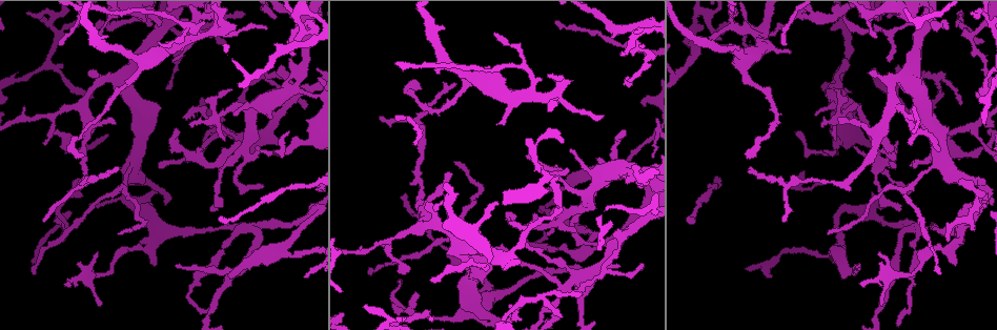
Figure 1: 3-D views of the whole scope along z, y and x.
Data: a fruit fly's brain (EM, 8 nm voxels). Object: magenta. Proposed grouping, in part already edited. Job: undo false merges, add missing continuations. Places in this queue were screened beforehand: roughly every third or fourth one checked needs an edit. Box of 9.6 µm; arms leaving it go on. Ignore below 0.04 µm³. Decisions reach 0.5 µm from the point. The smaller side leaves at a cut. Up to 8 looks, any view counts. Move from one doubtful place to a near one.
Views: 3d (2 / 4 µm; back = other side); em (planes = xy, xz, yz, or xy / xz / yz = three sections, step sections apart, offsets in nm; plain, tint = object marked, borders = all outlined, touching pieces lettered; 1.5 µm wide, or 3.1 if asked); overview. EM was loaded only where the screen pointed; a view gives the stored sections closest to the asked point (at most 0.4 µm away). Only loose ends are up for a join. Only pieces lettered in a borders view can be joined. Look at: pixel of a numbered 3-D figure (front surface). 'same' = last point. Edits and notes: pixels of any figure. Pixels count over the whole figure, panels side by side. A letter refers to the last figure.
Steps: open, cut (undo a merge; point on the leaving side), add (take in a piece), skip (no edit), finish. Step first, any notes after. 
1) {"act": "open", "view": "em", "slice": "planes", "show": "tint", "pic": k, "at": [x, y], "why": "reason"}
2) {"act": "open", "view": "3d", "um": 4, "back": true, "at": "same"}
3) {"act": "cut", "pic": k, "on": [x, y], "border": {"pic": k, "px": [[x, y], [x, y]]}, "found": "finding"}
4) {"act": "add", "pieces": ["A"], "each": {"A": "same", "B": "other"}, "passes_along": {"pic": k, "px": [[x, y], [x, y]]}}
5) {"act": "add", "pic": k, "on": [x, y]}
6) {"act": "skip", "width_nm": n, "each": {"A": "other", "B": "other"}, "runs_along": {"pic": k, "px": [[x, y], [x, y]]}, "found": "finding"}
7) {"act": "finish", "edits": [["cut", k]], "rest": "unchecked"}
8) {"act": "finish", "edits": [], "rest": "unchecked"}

{"act": "open", "view": "3d", "um": 4, "pic": 1, "at": [430, 313]}

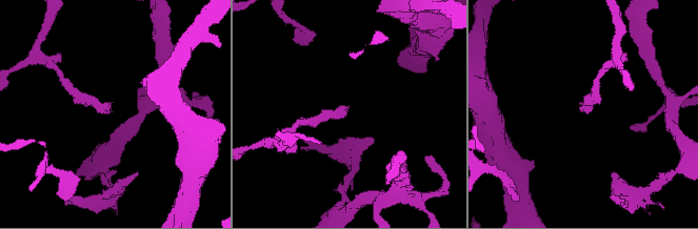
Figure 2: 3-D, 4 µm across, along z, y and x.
{"act": "open", "view": "em", "slice": "planes", "show": "borders", "pic": 2, "at": [346, 109]}

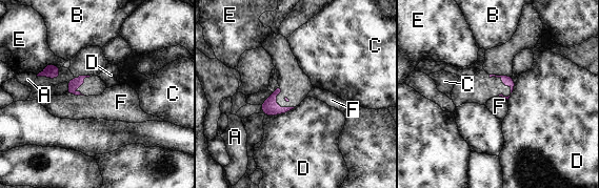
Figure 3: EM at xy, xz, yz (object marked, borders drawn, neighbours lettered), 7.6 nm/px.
{"act": "skip", "each": {"A": "other", "B": "other", "C": "other", "D": "other", "E": "other", "F": "other"}, "border": {"pic": 3, "px": [[68, 91], [83, 96]]}, "found": "no lettered piece goes on from it"}

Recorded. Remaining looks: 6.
{"act": "open", "view": "em", "slice": "planes", "show": "tint", "pic": 1, "at": [85, 173]}

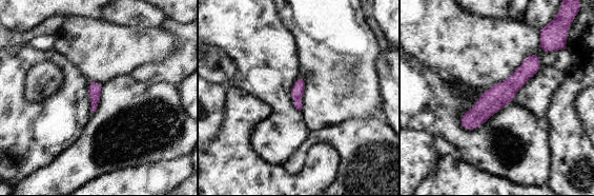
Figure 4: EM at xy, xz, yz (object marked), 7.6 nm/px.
{"act": "open", "view": "em", "slice": "planes", "show": "borders", "at": "same", "why": "what lies round it"}

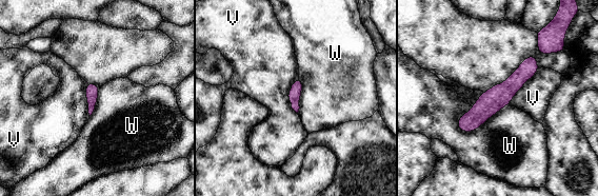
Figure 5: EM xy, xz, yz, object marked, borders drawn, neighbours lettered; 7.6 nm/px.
{"act": "skip", "width_nm": 90, "each": {"V": "other", "W": "other"}, "runs_along": {"pic": 5, "px": [[533, 59], [502, 94], [461, 126]]}, "found": "one neuron here"}

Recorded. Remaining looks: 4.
{"act": "open", "view": "em", "slice": "xz", "step": 4, "show": "borders", "pic": 1, "at": [153, 264], "why": "free end"}

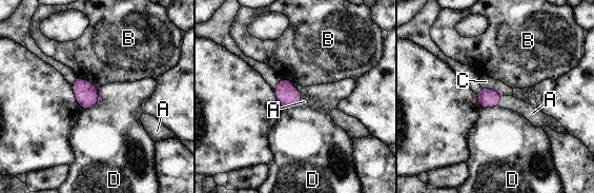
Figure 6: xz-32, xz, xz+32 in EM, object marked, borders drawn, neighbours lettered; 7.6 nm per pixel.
{"act": "add", "pieces": ["A"], "width_nm": 140, "each": {"A": "same", "B": "other", "C": "other", "D": "other"}, "passes_along": {"pic": 6, "px": [[487, 97], [499, 100], [529, 112]]}, "found": "it goes on there"}

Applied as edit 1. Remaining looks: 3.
{"act": "finish", "edits": [["add", 6]], "rest": "unchecked"}

